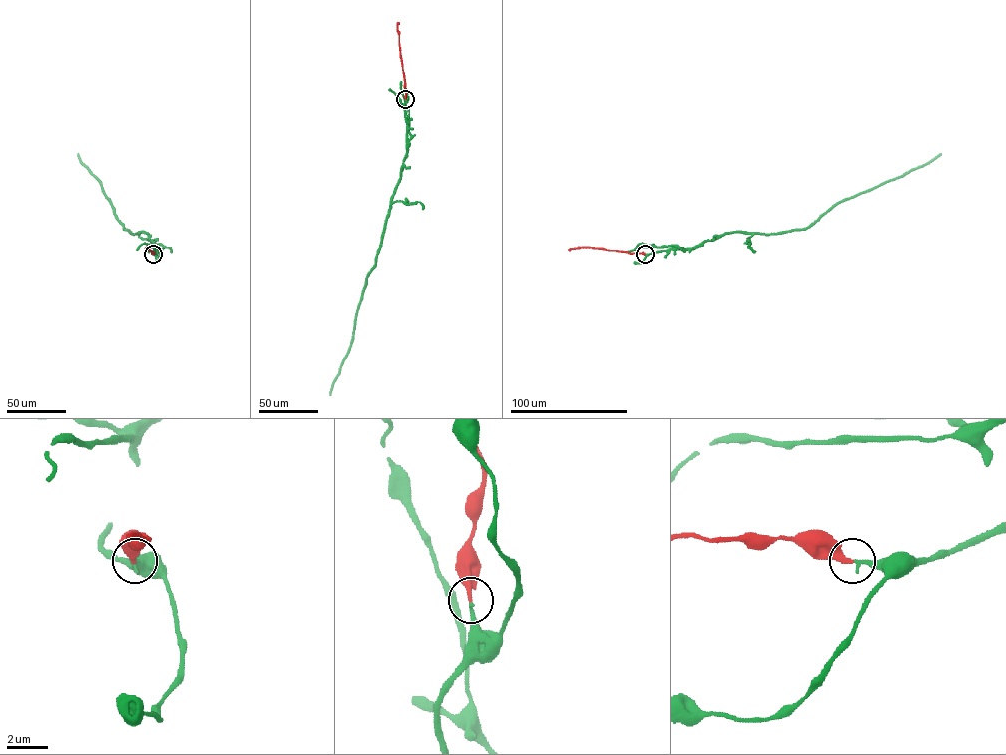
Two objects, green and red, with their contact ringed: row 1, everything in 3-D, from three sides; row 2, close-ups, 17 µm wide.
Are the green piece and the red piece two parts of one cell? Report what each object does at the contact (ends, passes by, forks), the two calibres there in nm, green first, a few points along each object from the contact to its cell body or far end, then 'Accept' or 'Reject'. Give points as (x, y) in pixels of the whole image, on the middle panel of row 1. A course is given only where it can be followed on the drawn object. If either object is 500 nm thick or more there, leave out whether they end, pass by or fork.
At the ring green ends. At the ring red ends. Thickness 200 nm (green) against 280 nm. Course of green: (405, 99), (407, 154), (390, 202), (375, 266), (367, 277), (357, 311), (353, 336), (330, 395). Course of red: (405, 99), (397, 30), (399, 23). Accept

